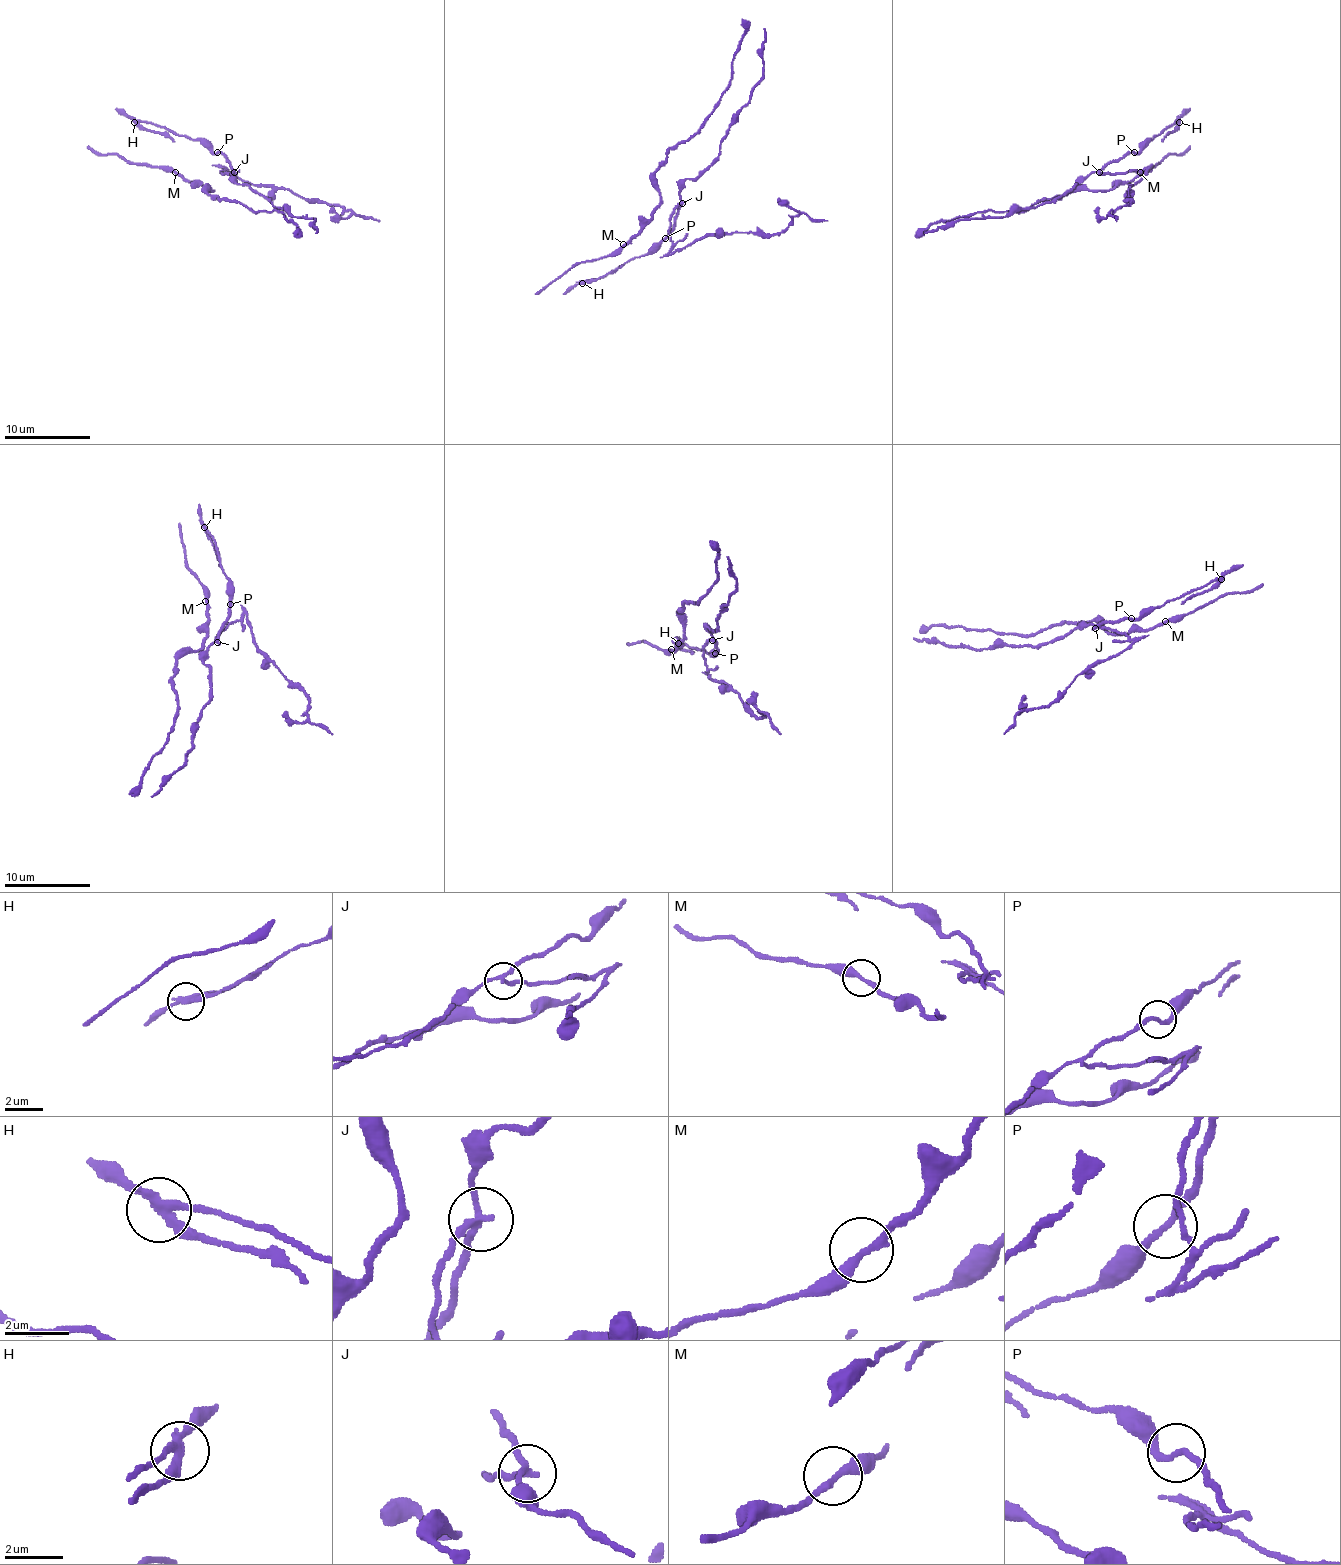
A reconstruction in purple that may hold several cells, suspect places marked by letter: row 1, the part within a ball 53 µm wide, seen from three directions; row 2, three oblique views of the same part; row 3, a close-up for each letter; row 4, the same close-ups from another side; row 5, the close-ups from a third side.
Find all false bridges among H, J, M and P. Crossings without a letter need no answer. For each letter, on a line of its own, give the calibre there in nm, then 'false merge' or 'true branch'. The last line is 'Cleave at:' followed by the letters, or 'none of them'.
H: 240 nm | false merge
J: 190 nm | false merge
M: 260 nm | true branch
P: 200 nm | true branch
Cleave at: H, J

